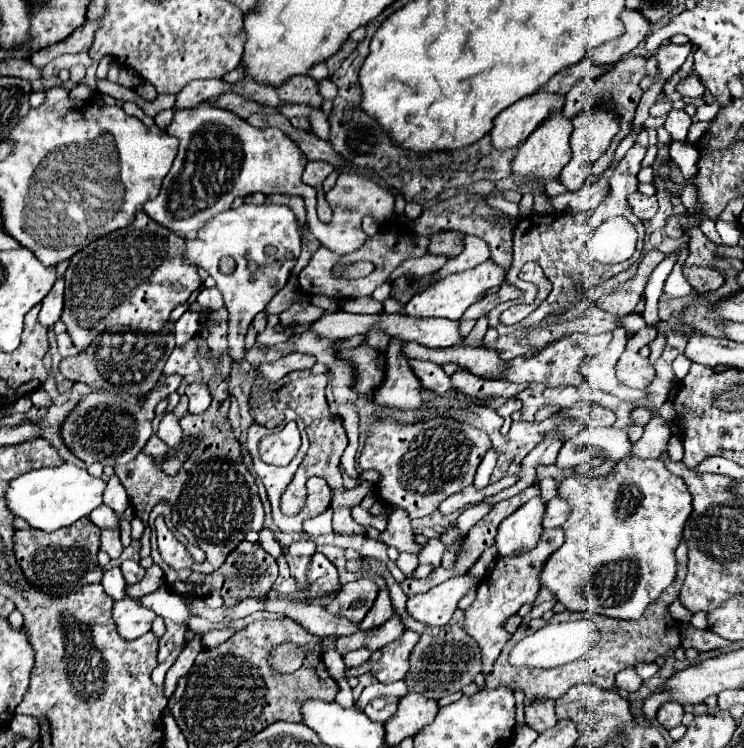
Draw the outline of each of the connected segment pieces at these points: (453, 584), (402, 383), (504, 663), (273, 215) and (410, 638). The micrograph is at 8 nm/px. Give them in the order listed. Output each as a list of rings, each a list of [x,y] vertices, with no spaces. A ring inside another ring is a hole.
[[[470,573],[448,579],[426,593],[410,595],[406,601],[406,611],[414,621],[424,623],[426,627],[446,625],[456,611],[460,597],[466,595],[472,585],[478,585],[478,581]]]
[[[392,337],[386,347],[386,377],[380,389],[374,391],[374,399],[382,407],[400,411],[416,411],[420,399],[420,379],[414,375],[408,357],[402,353],[406,341]]]
[[[674,581],[668,589],[662,591],[660,599],[656,599],[652,605],[648,605],[648,609],[644,611],[644,615],[636,621],[622,621],[622,619],[612,619],[612,617],[600,617],[594,613],[582,613],[582,617],[590,619],[598,631],[600,631],[600,641],[594,649],[590,649],[588,653],[584,653],[580,659],[566,663],[562,667],[556,669],[514,669],[508,665],[508,653],[514,647],[516,639],[522,639],[526,635],[532,635],[534,631],[538,631],[542,625],[546,625],[546,621],[540,619],[530,619],[528,623],[522,623],[518,627],[518,631],[512,635],[512,639],[504,645],[500,657],[494,663],[494,671],[486,677],[486,689],[496,689],[496,687],[508,687],[512,691],[522,691],[524,693],[524,701],[522,705],[528,705],[530,701],[540,701],[540,699],[560,699],[572,685],[582,683],[582,681],[590,681],[596,683],[604,689],[616,689],[614,683],[614,675],[620,669],[626,667],[636,667],[638,663],[652,663],[656,657],[668,653],[670,649],[674,649],[676,645],[680,645],[680,623],[676,623],[670,613],[668,613],[668,605],[678,597],[682,587],[682,581]]]
[[[244,203],[238,209],[228,209],[206,221],[194,239],[196,243],[186,239],[182,259],[184,263],[206,269],[222,291],[228,309],[228,355],[232,361],[240,361],[246,355],[244,335],[254,315],[264,311],[270,299],[286,285],[300,255],[300,229],[296,215],[286,205]],[[222,257],[232,257],[236,261],[236,269],[228,275],[218,269]]]
[[[404,631],[402,637],[398,637],[396,641],[384,645],[382,657],[370,667],[370,673],[380,681],[380,683],[394,683],[400,681],[404,677],[404,673],[408,671],[408,655],[412,651],[412,645],[416,645],[416,641],[420,639],[418,633],[414,631]]]

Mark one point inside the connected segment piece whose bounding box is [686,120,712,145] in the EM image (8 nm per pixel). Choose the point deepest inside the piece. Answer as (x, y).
(696, 130)

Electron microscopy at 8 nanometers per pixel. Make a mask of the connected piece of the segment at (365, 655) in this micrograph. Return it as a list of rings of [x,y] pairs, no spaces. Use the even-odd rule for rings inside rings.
[[[362,647],[362,649],[356,649],[356,651],[346,653],[344,655],[344,663],[346,663],[346,667],[354,667],[354,665],[366,663],[370,657],[372,657],[372,651],[368,647]]]

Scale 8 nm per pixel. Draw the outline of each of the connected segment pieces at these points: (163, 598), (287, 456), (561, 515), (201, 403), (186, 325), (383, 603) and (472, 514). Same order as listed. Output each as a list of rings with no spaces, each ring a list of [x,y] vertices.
[[[162,585],[156,593],[150,593],[148,597],[138,599],[138,603],[152,609],[156,615],[176,621],[176,623],[190,619],[188,605],[182,601],[182,597],[178,593],[172,593],[172,589],[168,589],[166,585]]]
[[[291,421],[280,433],[272,433],[260,441],[260,455],[266,463],[286,465],[296,455],[300,445],[300,432],[296,422]]]
[[[554,497],[546,503],[546,511],[542,517],[542,527],[544,529],[554,529],[560,527],[568,519],[568,503],[560,501],[560,497]]]
[[[190,383],[186,387],[186,395],[190,399],[190,405],[188,405],[190,413],[204,413],[204,409],[208,409],[208,405],[212,403],[212,397],[204,383]]]
[[[186,311],[174,325],[174,337],[176,337],[176,345],[184,345],[186,341],[194,339],[196,331],[198,331],[198,319],[200,313],[194,311]]]
[[[386,589],[380,591],[374,607],[368,611],[368,615],[358,623],[360,631],[370,631],[376,629],[380,625],[384,625],[388,619],[392,617],[392,603],[390,603],[390,595]]]
[[[479,504],[464,510],[457,519],[460,535],[467,535],[468,530],[470,530],[478,521],[480,521],[480,519],[486,516],[492,507],[493,505],[490,504]]]

